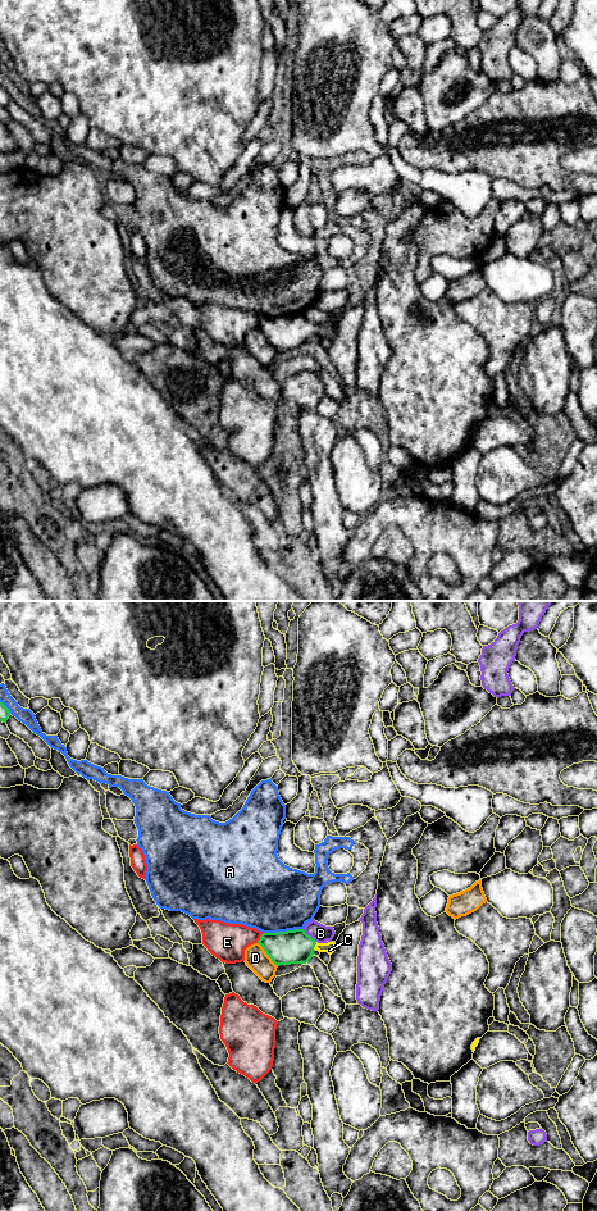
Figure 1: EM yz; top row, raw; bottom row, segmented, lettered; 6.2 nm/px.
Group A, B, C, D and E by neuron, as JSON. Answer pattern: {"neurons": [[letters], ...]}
{"neurons": [["A"], ["B"], ["C"], ["D"], ["E"]]}

